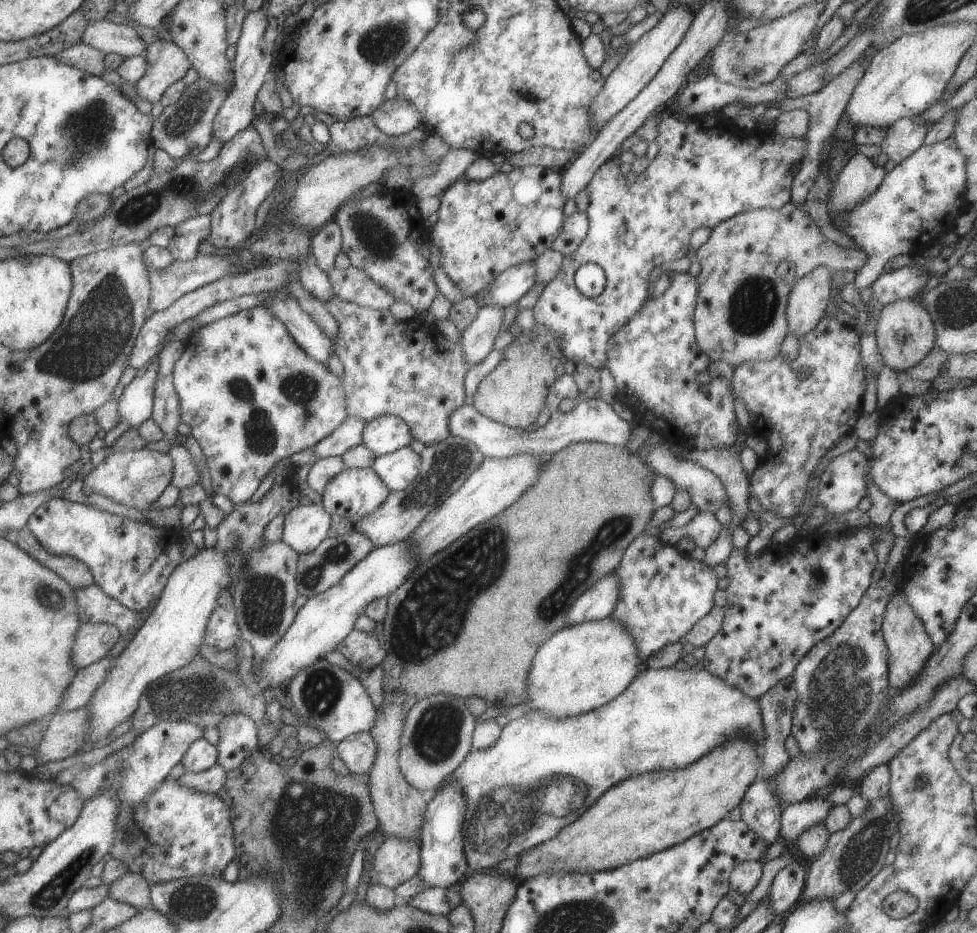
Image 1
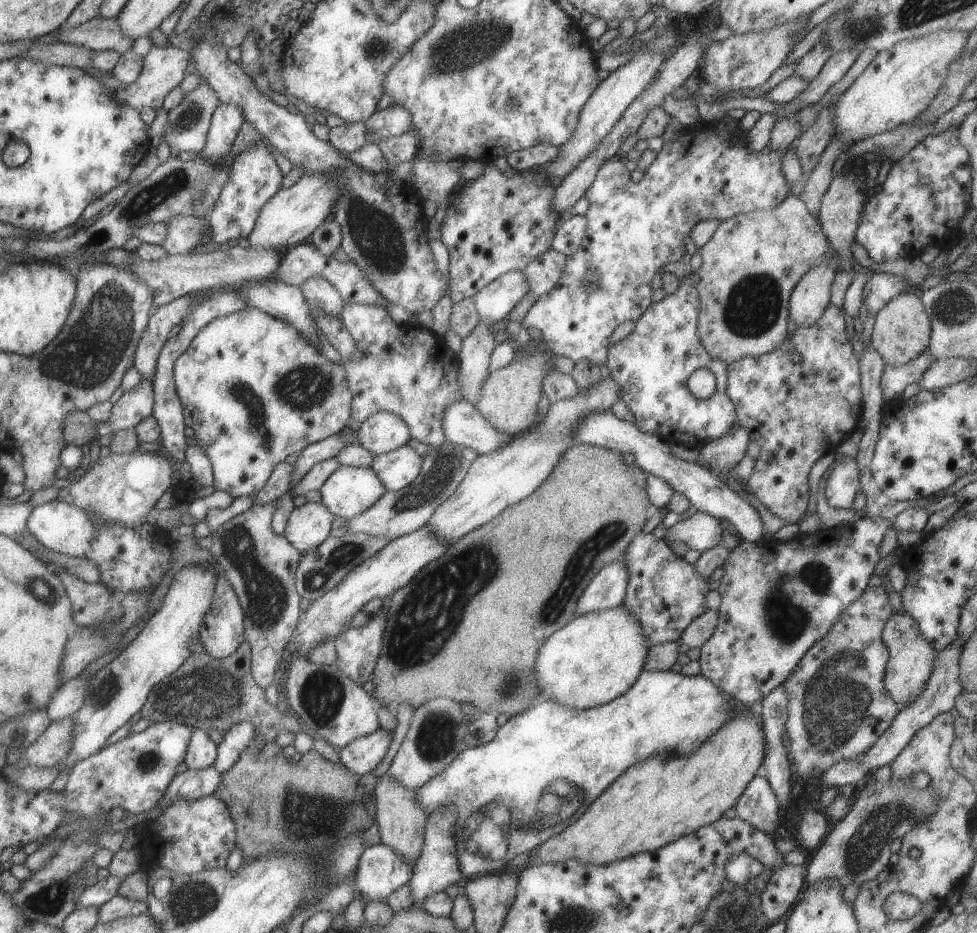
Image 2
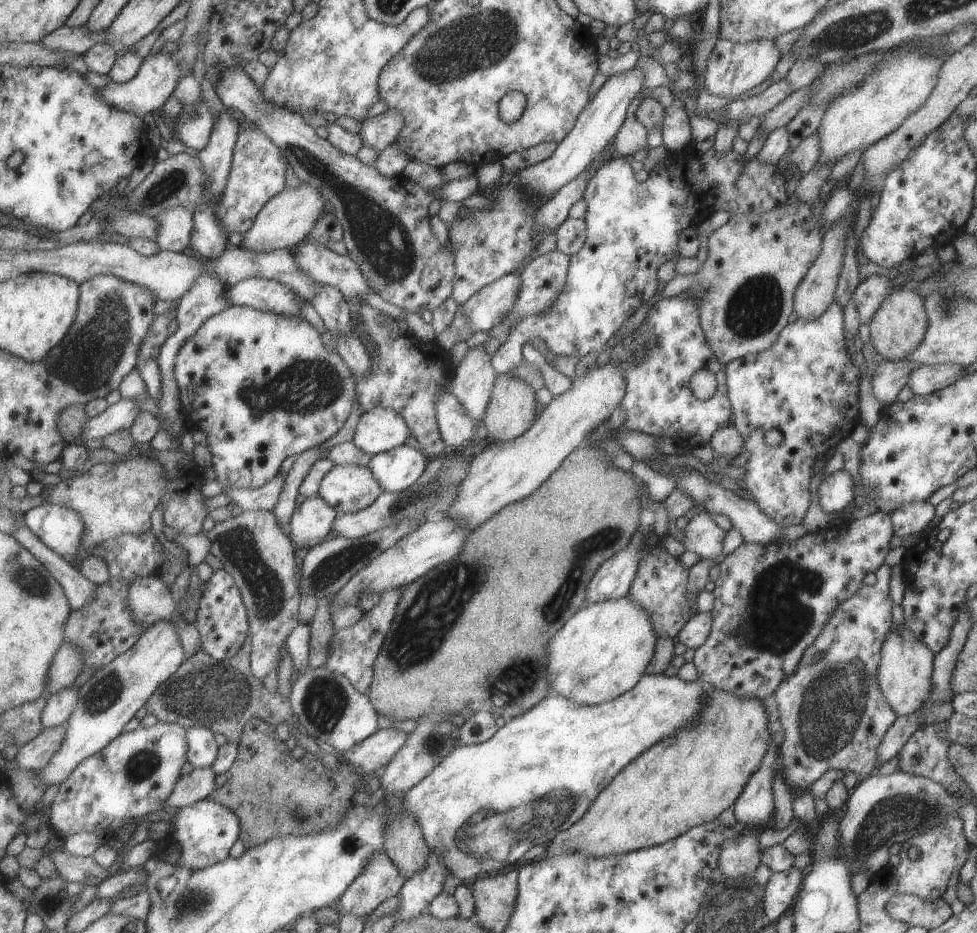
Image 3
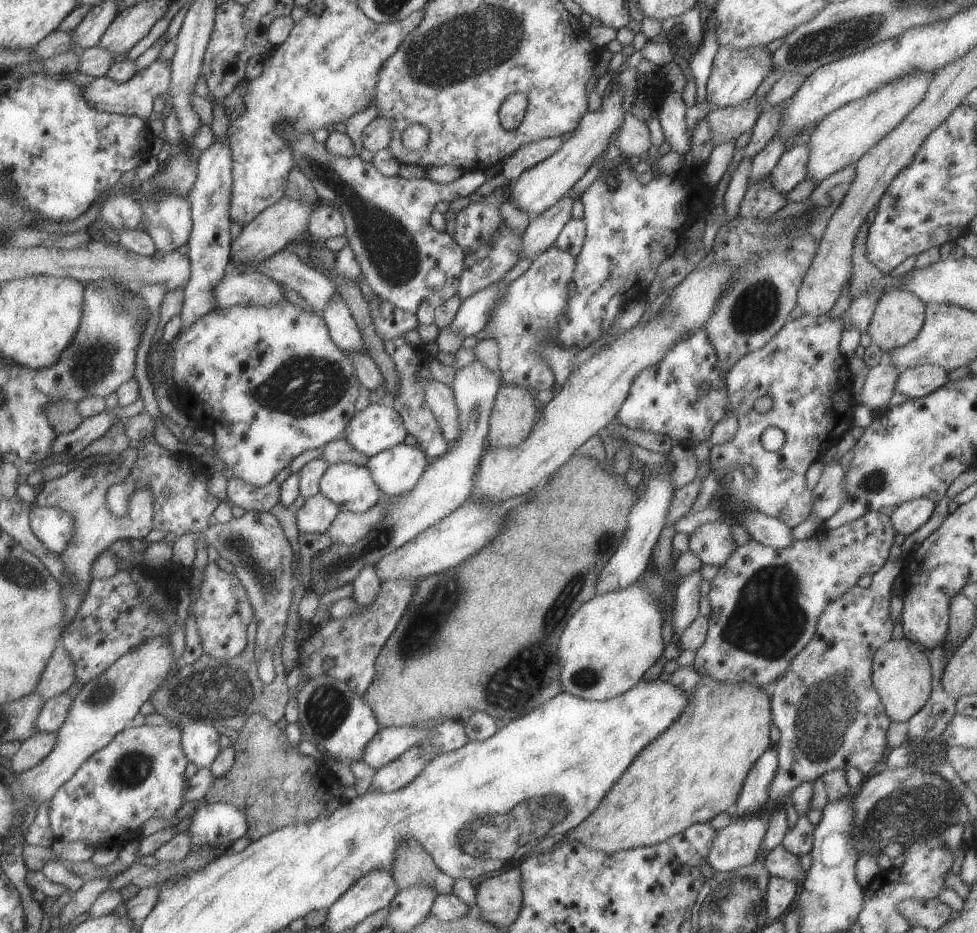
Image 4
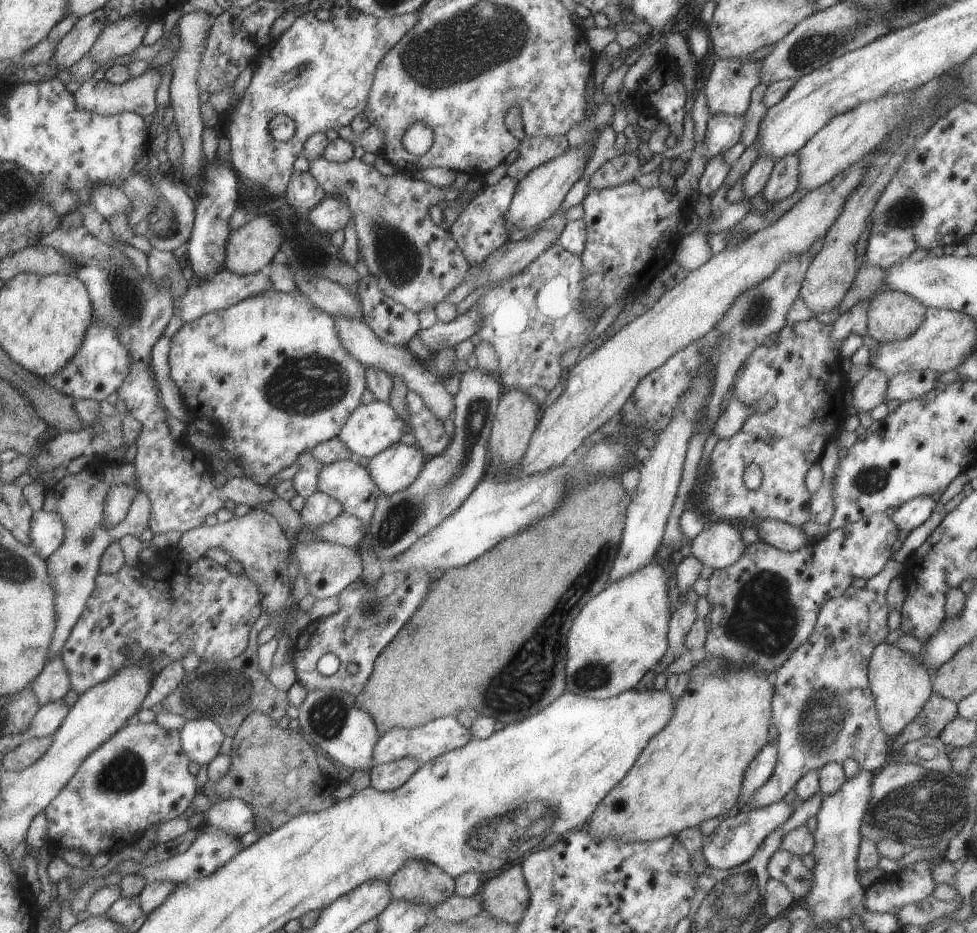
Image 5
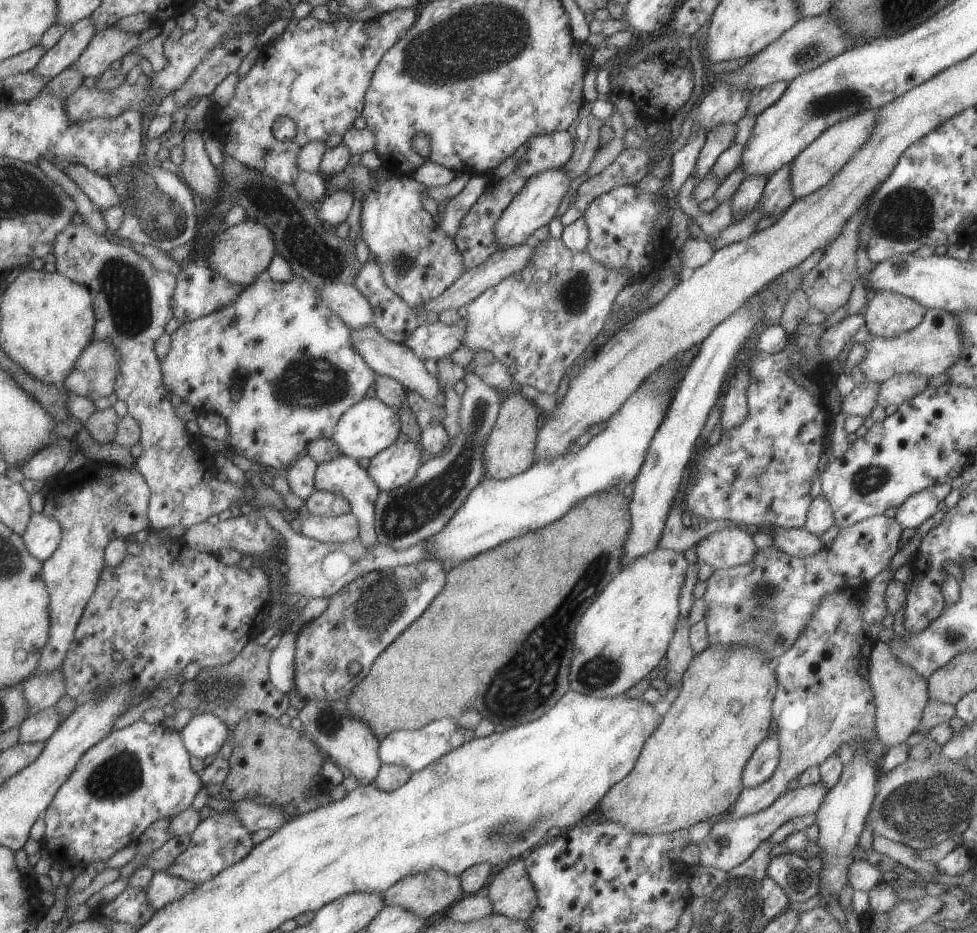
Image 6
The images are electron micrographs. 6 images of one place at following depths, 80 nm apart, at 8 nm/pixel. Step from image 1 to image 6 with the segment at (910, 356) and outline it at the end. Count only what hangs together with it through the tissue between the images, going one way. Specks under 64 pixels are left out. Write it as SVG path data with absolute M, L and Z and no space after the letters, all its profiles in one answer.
M881 291L869 294L861 312L871 336L894 338L915 328L923 320L926 310L911 298Z

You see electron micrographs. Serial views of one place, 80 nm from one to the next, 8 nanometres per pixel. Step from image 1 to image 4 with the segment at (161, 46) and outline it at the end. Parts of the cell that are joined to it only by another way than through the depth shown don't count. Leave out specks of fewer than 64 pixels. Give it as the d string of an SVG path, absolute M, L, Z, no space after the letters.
M153 60L149 66L136 72L126 82L117 83L109 80L107 76L98 77L83 86L81 92L83 92L83 100L87 104L91 104L99 112L134 115L143 121L148 121L153 115L152 104L155 102L155 98L161 96L161 94L163 96L166 95L169 82L170 62L166 60Z

